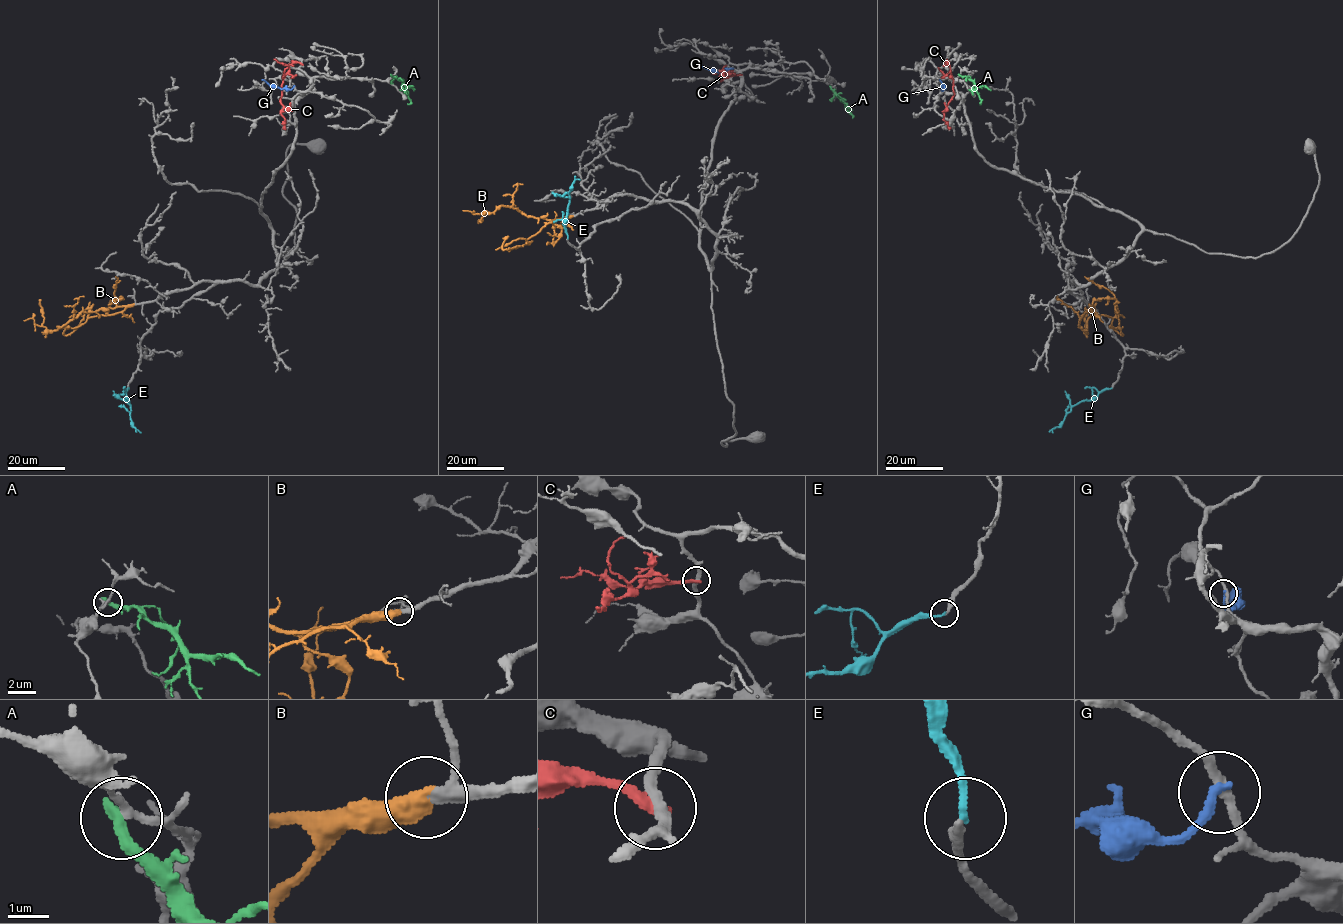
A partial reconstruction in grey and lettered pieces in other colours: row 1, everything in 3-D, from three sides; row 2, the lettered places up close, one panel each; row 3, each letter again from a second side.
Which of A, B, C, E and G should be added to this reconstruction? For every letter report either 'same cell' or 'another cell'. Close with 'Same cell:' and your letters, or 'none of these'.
A: another cell
B: same cell
C: another cell
E: same cell
G: another cell
Same cell: B, E

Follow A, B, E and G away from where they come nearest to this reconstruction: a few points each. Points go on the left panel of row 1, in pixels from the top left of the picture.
A: (392, 75), (406, 87), (411, 102), (407, 105)
B: (133, 304), (81, 312), (55, 330), (49, 330), (42, 325), (39, 300)
E: (129, 388), (126, 397), (131, 424), (140, 432)
G: (293, 86), (290, 89), (272, 87), (262, 79)

